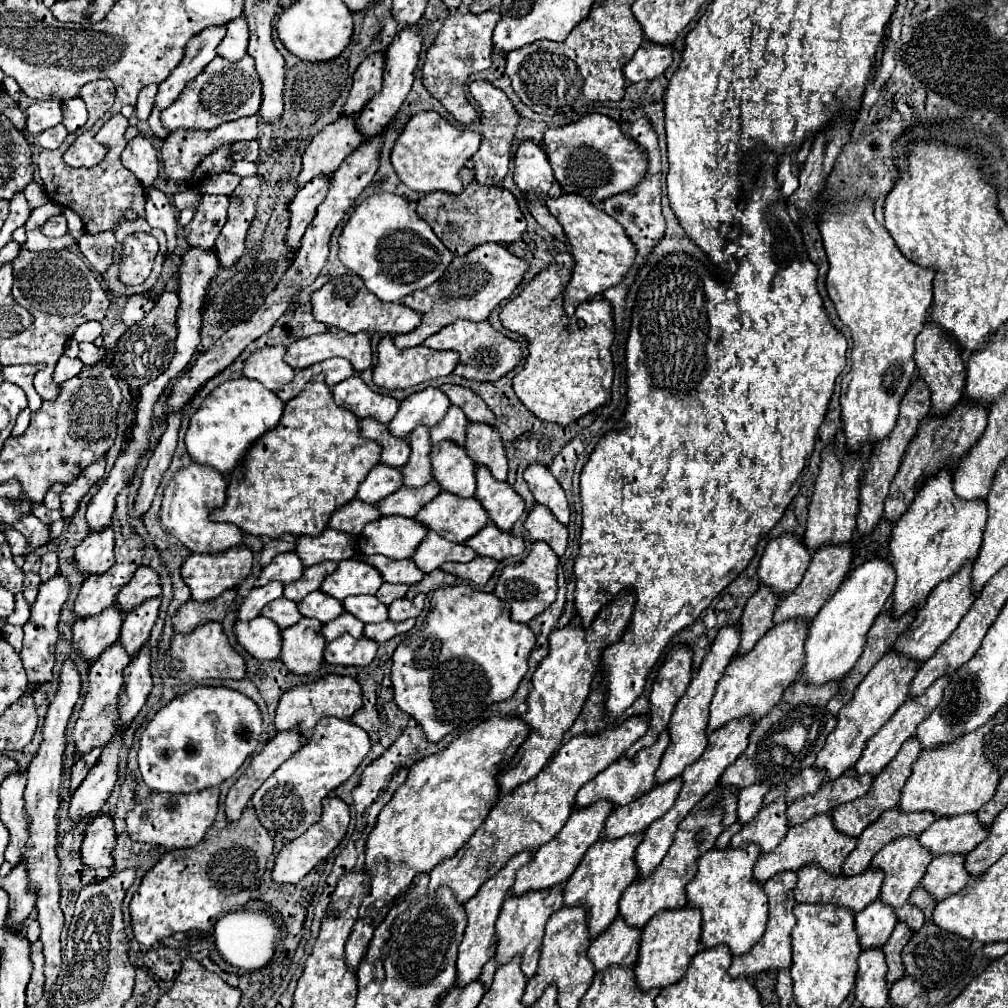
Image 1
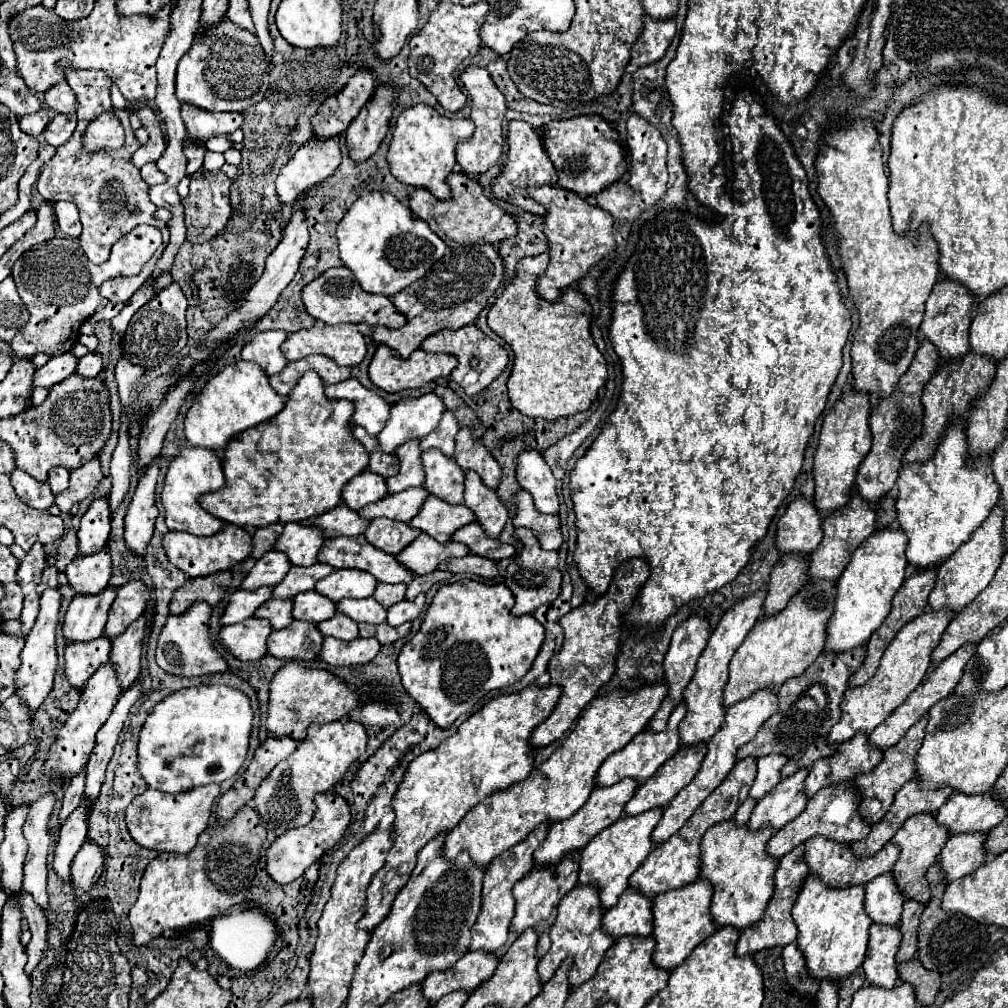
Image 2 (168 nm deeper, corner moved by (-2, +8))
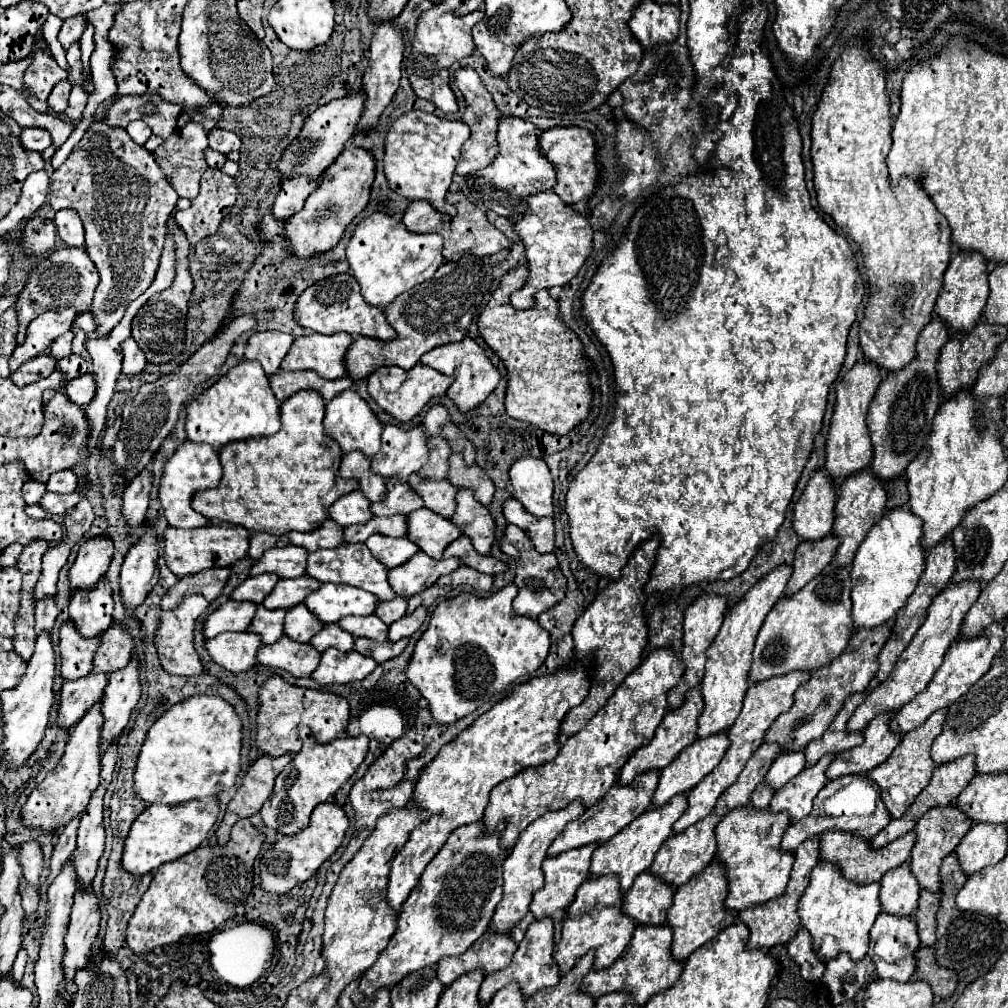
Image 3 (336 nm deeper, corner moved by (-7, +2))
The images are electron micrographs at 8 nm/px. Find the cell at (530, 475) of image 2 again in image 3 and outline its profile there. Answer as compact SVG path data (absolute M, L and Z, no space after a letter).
M521 457L509 469L511 485L515 489L513 497L523 503L523 507L533 513L535 517L553 517L553 479L543 459L535 457Z

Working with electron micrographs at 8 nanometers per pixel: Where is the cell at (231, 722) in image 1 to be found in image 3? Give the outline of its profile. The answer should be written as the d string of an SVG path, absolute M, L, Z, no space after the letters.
M199 695L187 697L187 701L175 703L167 709L149 729L141 747L135 769L135 791L145 803L179 805L191 799L205 799L219 795L235 785L241 773L241 747L243 747L243 723L235 709L221 697Z

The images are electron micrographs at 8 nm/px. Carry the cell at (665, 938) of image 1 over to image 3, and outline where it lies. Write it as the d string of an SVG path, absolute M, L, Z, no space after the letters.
M711 861L707 869L699 873L699 877L693 877L689 883L675 889L673 905L667 911L667 925L673 931L673 945L671 955L677 961L685 961L693 951L697 951L701 945L705 945L709 939L713 939L719 931L729 927L735 921L735 913L727 913L723 901L727 897L727 879L725 871L717 861Z

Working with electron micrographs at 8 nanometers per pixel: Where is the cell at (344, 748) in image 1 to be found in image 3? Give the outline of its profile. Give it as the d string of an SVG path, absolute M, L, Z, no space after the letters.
M301 727L299 735L303 739L301 751L279 773L279 777L275 779L271 797L261 807L263 823L281 835L295 835L301 829L305 829L311 821L309 817L311 817L313 807L325 801L333 801L333 795L337 793L337 789L355 773L355 769L363 763L369 751L367 735L339 737L325 745L317 743L315 737L311 737L311 729L307 727Z

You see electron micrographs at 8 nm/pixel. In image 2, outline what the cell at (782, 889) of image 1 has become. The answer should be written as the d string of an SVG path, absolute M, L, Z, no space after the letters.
M798 845L794 847L790 853L786 853L782 859L780 859L780 865L778 865L778 871L776 871L776 877L774 877L774 895L762 915L762 919L758 923L754 923L752 927L746 927L736 943L736 955L738 957L744 957L744 955L754 955L756 951L762 951L762 949L768 949L768 947L784 947L792 941L796 941L796 923L790 915L790 909L798 897L798 891L806 879L806 875L810 873L806 861L804 861L804 845Z

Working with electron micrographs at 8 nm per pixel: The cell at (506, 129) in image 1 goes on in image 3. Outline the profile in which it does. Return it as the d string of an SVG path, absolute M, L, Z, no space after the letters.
M463 67L455 73L455 83L461 89L461 93L465 95L467 101L467 109L463 115L463 121L469 125L471 129L471 137L465 141L465 145L461 147L461 161L457 165L457 173L459 175L471 175L479 169L485 169L487 165L491 165L491 161L499 155L499 143L497 143L497 123L501 119L501 113L491 97L491 93L485 89L485 85L481 83L479 75L475 69L471 67Z

